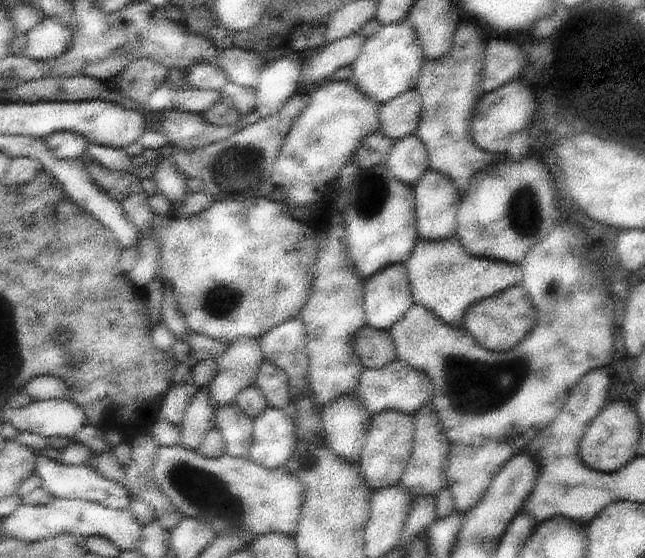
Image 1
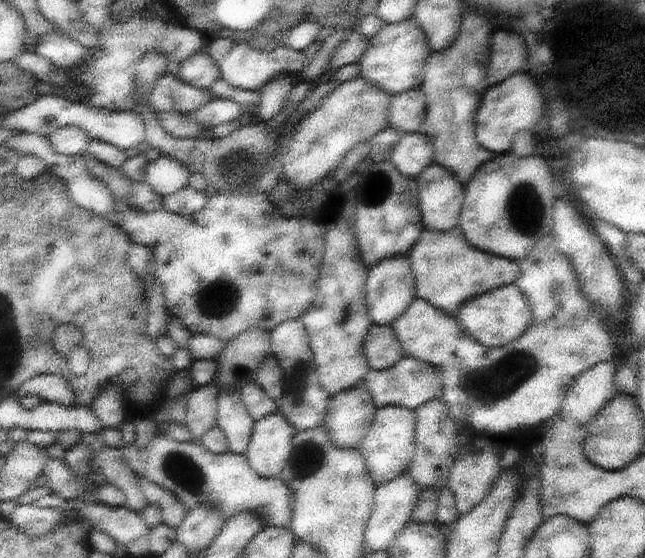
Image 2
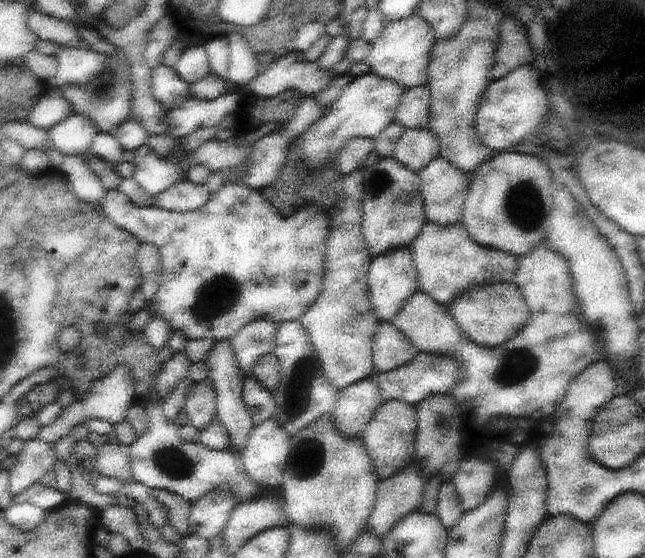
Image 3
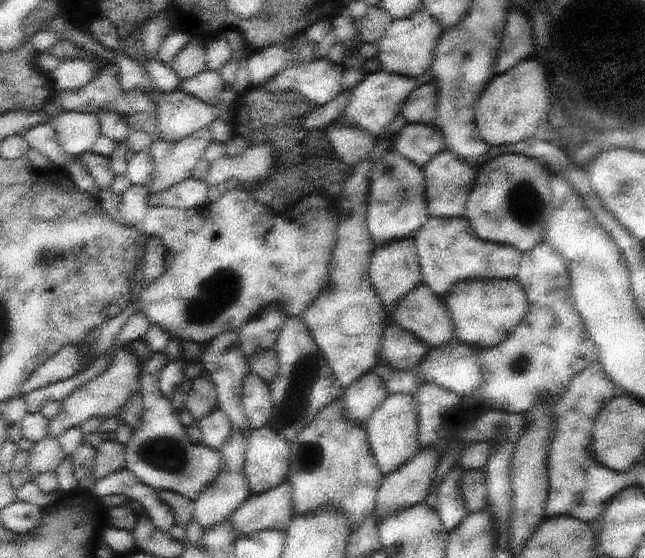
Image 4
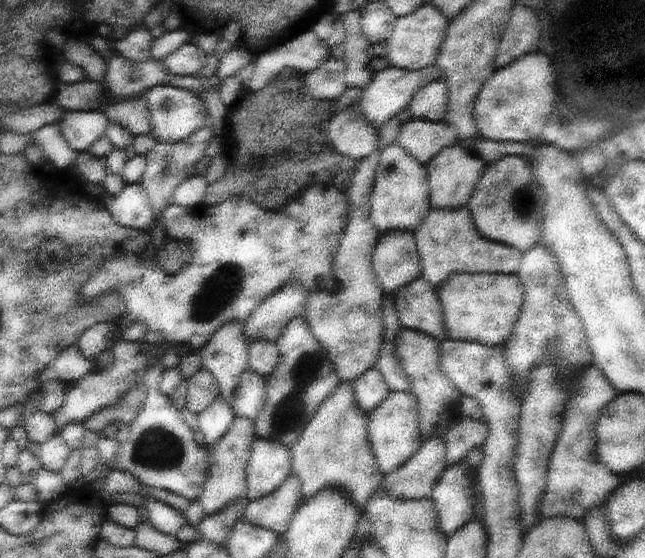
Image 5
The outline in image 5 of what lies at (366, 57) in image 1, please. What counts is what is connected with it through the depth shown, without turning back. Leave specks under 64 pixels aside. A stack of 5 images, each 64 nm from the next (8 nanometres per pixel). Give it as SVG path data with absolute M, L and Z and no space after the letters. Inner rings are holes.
M427 4L405 18L397 18L393 34L387 40L389 52L385 58L389 58L389 64L393 68L403 68L403 70L413 70L413 72L437 66L437 62L443 54L443 44L447 40L451 22L453 20L447 14L443 14L443 10L439 6L433 6L433 4Z

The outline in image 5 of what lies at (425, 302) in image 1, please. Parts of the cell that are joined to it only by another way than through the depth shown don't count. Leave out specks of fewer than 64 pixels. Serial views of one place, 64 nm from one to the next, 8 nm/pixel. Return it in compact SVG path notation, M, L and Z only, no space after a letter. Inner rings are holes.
M469 208L459 210L433 210L431 216L419 226L415 232L419 240L419 254L423 258L423 276L435 284L435 288L443 288L449 276L457 272L477 272L477 274L517 274L521 270L523 252L511 248L503 242L491 242L477 234L473 220L469 216Z

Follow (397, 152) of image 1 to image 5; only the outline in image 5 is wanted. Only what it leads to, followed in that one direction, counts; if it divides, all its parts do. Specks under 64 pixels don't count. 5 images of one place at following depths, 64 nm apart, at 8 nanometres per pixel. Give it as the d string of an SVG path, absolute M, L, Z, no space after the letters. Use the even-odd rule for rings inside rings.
M411 118L407 124L401 124L401 134L397 140L407 152L411 152L421 164L429 164L443 148L453 148L459 144L459 132L449 122L431 122L431 120L417 120Z

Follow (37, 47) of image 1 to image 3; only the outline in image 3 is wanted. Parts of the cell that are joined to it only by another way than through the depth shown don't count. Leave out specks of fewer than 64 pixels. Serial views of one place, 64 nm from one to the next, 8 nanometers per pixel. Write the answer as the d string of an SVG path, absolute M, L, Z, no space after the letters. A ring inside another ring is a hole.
M61 44L57 48L57 54L53 54L59 62L59 80L65 84L79 84L85 86L93 78L99 76L101 68L109 62L105 54L97 54L93 50L85 50L83 46L73 48L67 44Z

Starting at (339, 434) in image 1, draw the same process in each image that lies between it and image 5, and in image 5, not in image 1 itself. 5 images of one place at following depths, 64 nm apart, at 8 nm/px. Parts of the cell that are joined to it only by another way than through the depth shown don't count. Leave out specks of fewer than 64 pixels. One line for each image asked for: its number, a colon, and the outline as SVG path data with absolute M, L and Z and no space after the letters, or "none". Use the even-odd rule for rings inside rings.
2: M351 388L331 398L325 428L339 448L361 450L379 408L367 388Z
3: M361 380L343 390L331 412L331 422L337 432L349 438L363 438L365 428L373 422L377 410L385 404L375 380Z
4: M369 372L367 376L359 378L355 384L351 384L343 394L343 406L347 412L347 418L351 422L357 422L361 426L367 426L375 410L391 396L387 390L385 378L377 372Z
5: M371 368L363 376L359 376L355 380L355 388L357 400L367 414L377 410L393 392L385 380L385 374L379 368Z

